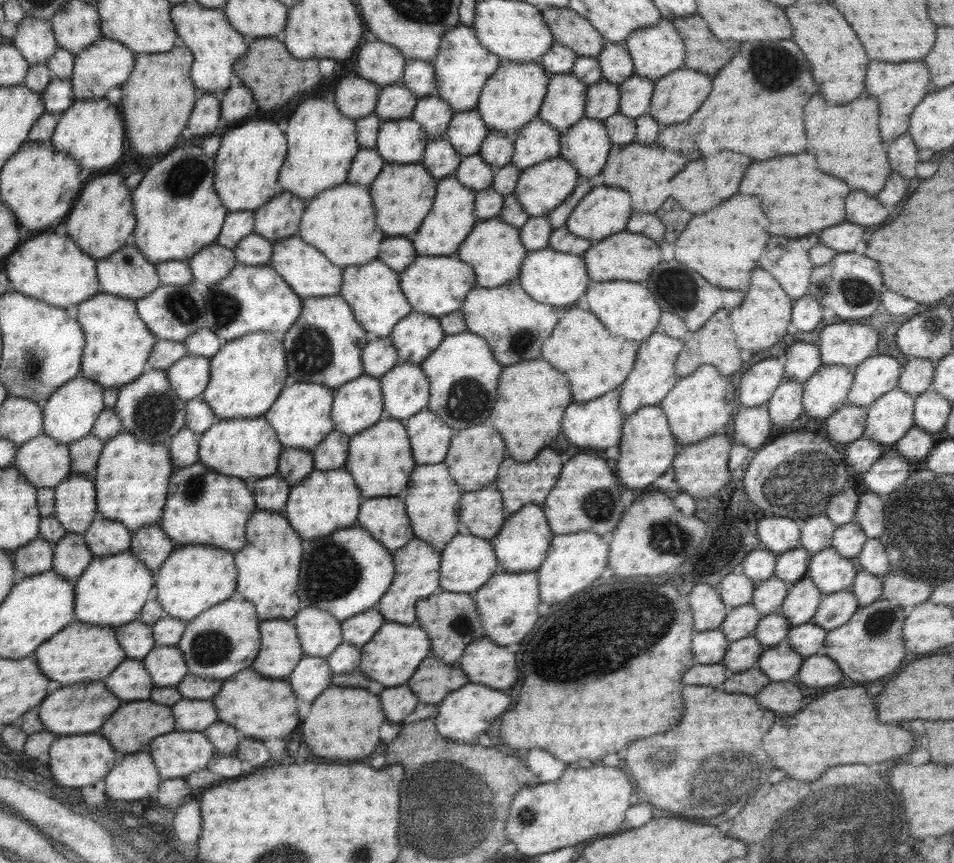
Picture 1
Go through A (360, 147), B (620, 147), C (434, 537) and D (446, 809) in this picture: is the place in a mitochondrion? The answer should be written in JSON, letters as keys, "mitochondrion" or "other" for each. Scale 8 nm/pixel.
{"A":"other","B":"other","C":"other","D":"mitochondrion"}

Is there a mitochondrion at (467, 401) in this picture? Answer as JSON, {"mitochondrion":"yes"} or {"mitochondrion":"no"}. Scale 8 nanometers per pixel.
{"mitochondrion":"yes"}

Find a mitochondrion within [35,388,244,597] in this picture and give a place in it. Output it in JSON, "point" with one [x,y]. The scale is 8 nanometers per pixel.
{"point":[154,414]}

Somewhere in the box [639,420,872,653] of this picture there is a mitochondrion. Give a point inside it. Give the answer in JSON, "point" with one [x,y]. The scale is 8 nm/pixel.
{"point":[798,485]}

